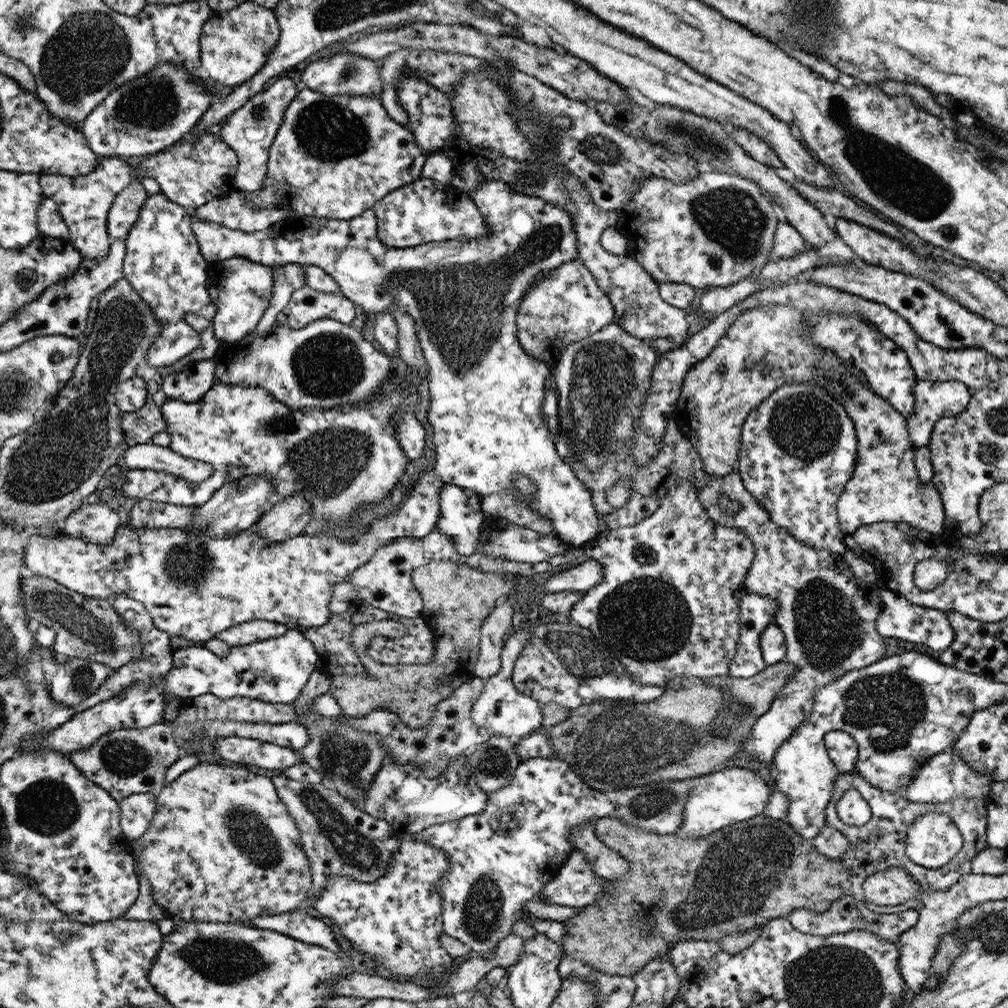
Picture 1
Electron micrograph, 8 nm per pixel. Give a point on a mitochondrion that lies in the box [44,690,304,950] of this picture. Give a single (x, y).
(256, 840)

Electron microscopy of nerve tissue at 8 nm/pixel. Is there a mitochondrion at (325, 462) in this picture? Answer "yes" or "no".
yes

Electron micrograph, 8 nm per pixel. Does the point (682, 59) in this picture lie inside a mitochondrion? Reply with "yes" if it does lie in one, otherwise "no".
no

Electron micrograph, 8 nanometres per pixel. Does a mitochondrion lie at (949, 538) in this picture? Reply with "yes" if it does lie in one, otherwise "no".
no

